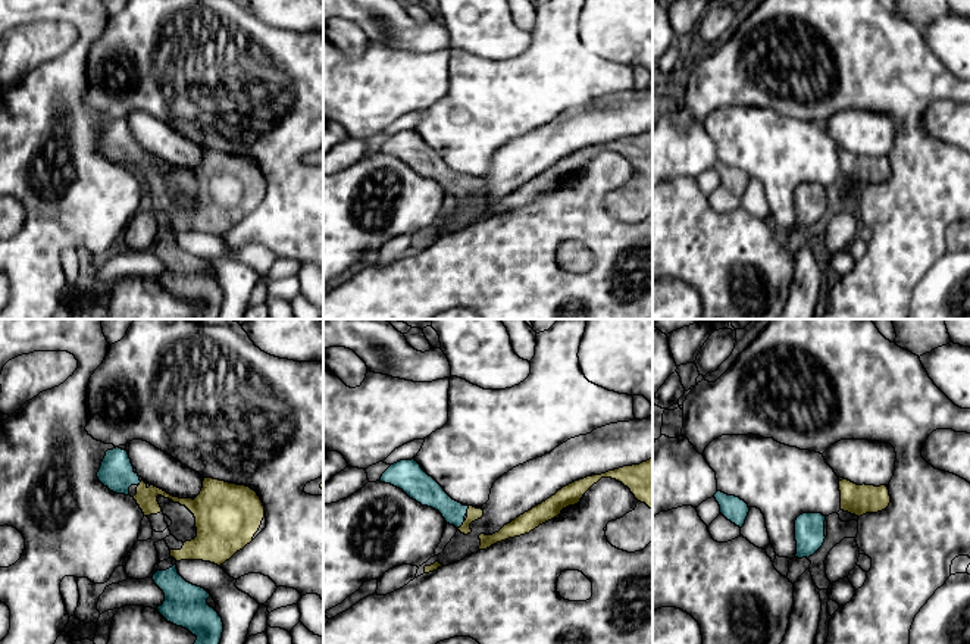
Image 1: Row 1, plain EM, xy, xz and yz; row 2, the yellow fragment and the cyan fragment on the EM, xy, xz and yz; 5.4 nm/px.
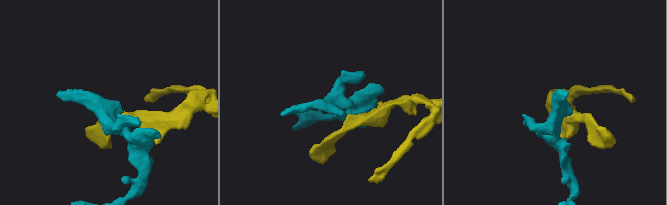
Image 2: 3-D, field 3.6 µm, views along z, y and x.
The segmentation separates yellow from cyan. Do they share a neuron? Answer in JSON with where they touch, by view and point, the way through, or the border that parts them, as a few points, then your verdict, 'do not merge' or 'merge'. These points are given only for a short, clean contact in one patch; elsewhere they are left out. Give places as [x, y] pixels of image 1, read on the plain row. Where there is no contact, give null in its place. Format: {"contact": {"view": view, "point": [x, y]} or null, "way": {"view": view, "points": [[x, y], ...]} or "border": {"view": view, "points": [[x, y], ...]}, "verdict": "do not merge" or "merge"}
{"contact": {"view": "xz", "point": [462, 196]}, "verdict": "merge"}

